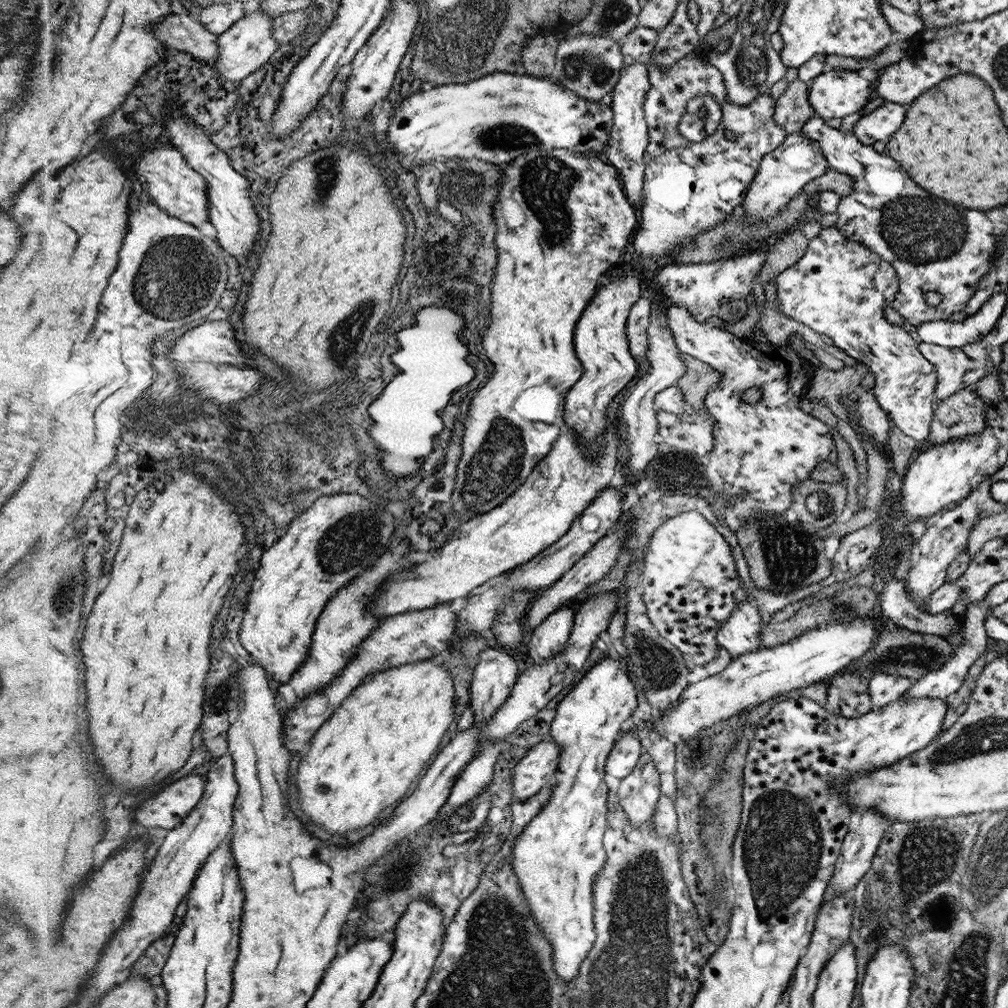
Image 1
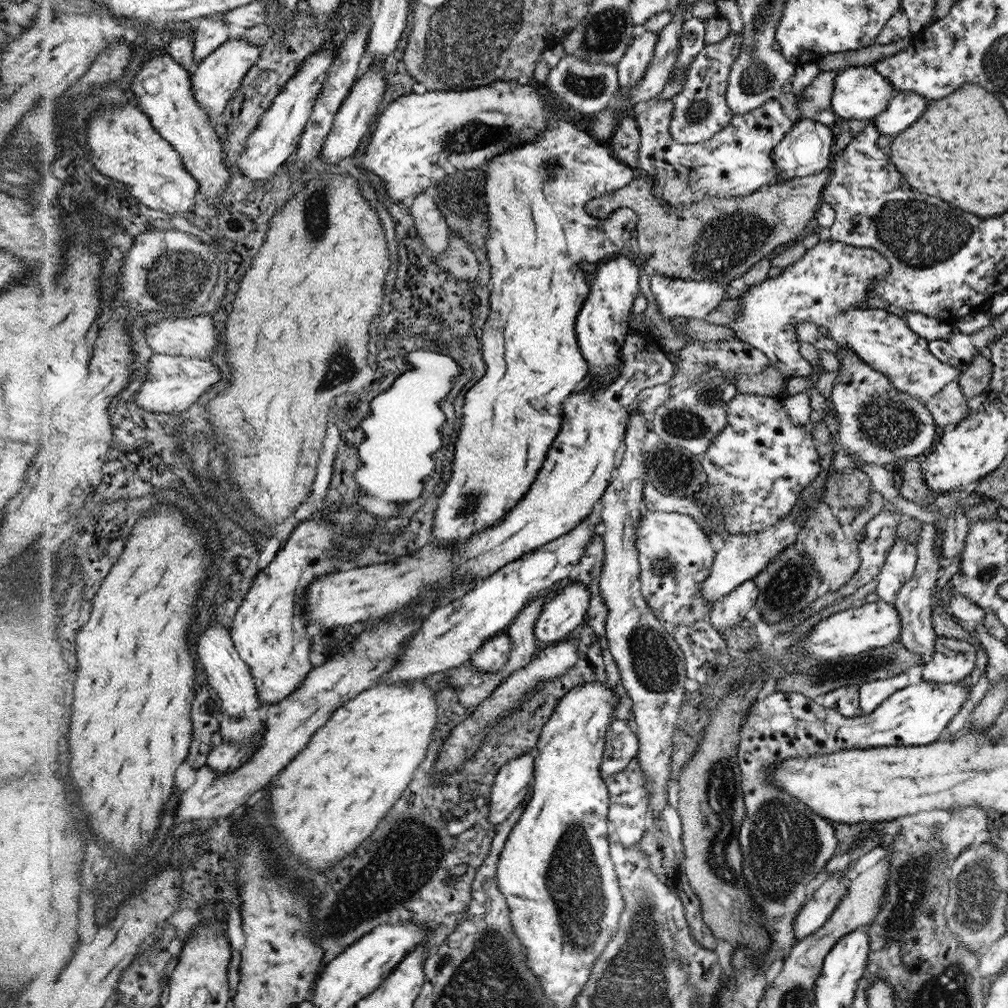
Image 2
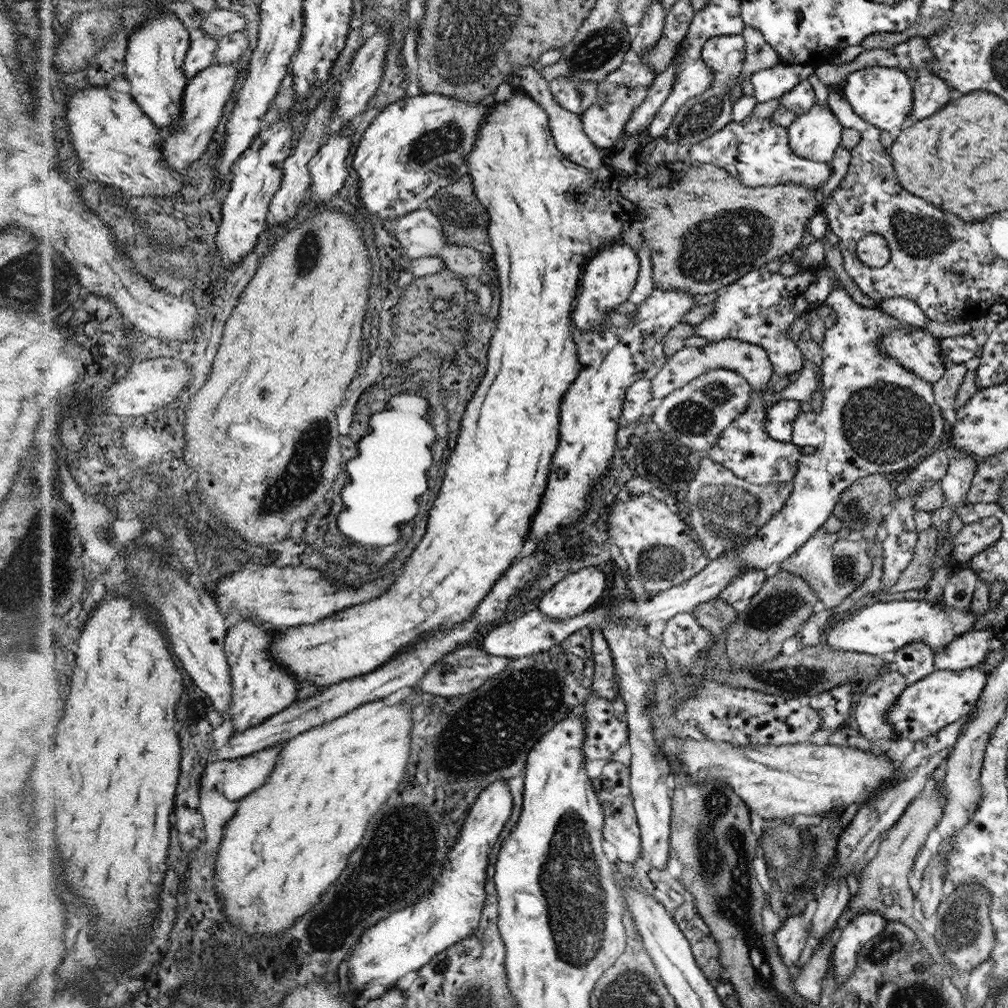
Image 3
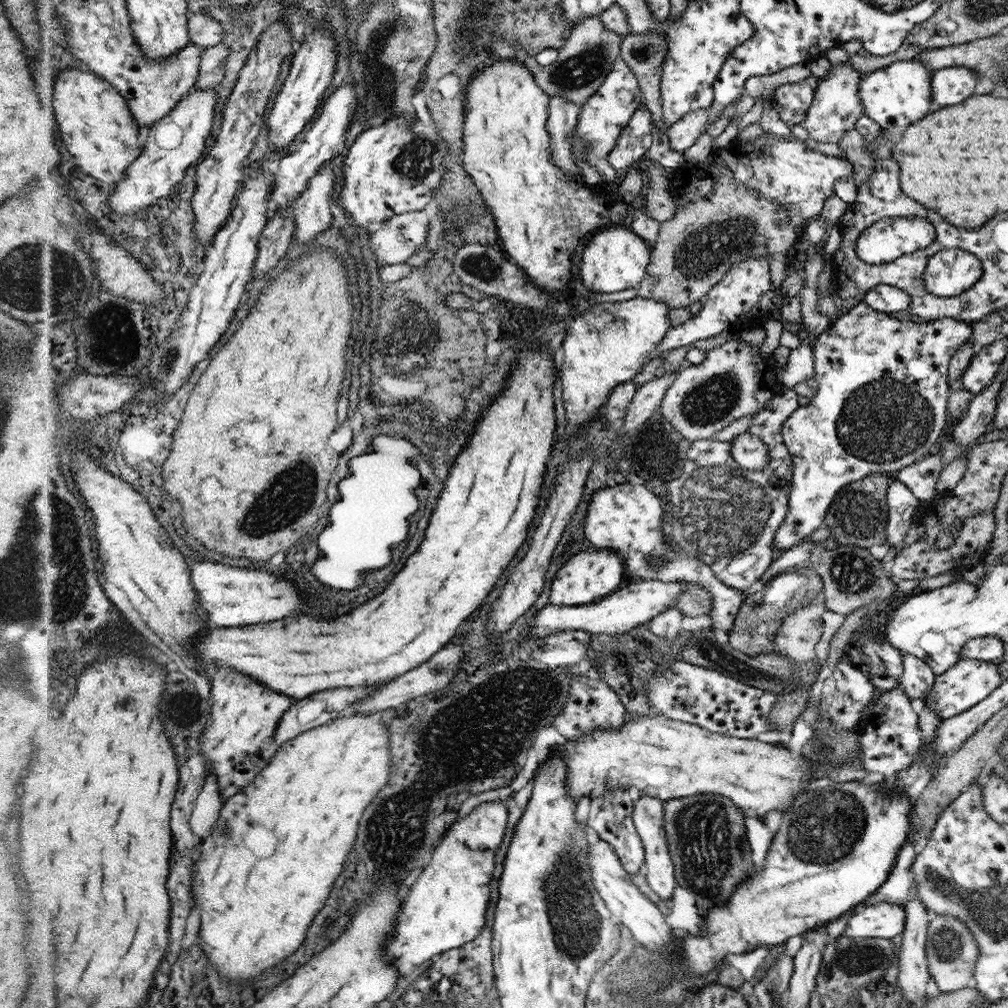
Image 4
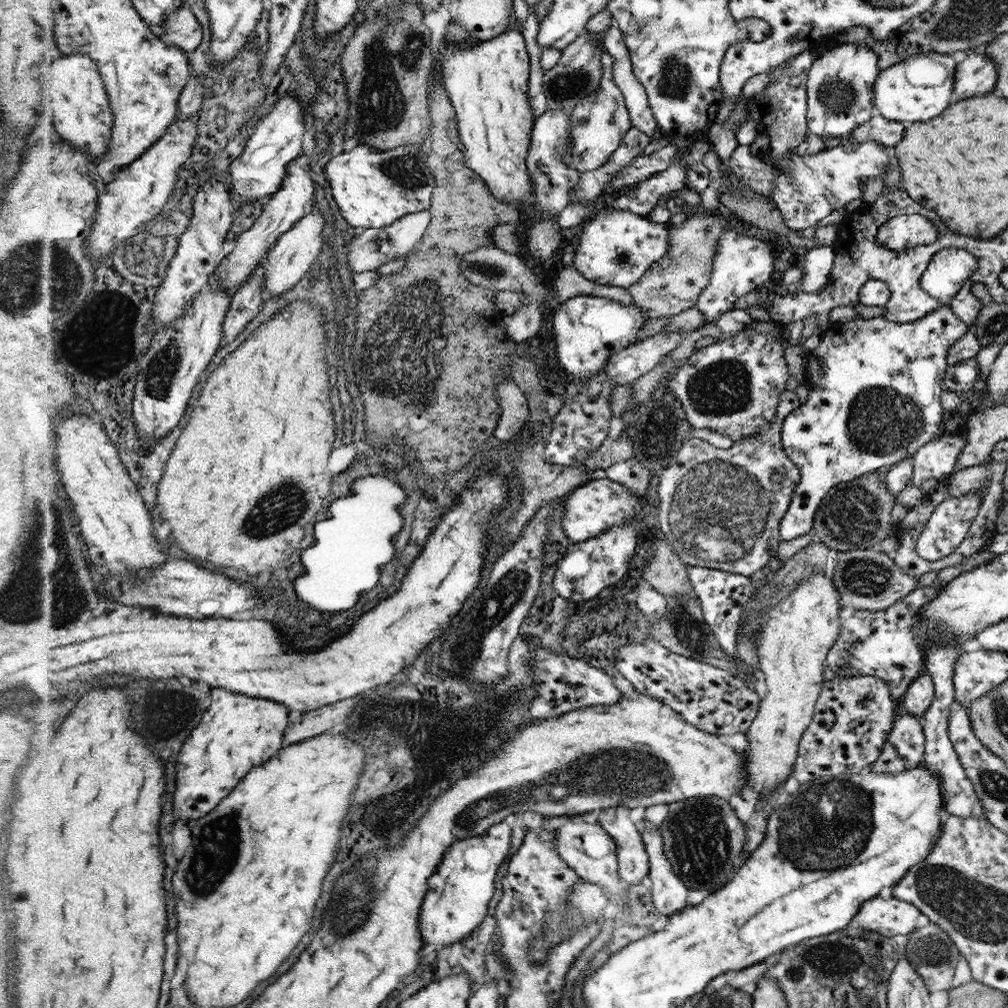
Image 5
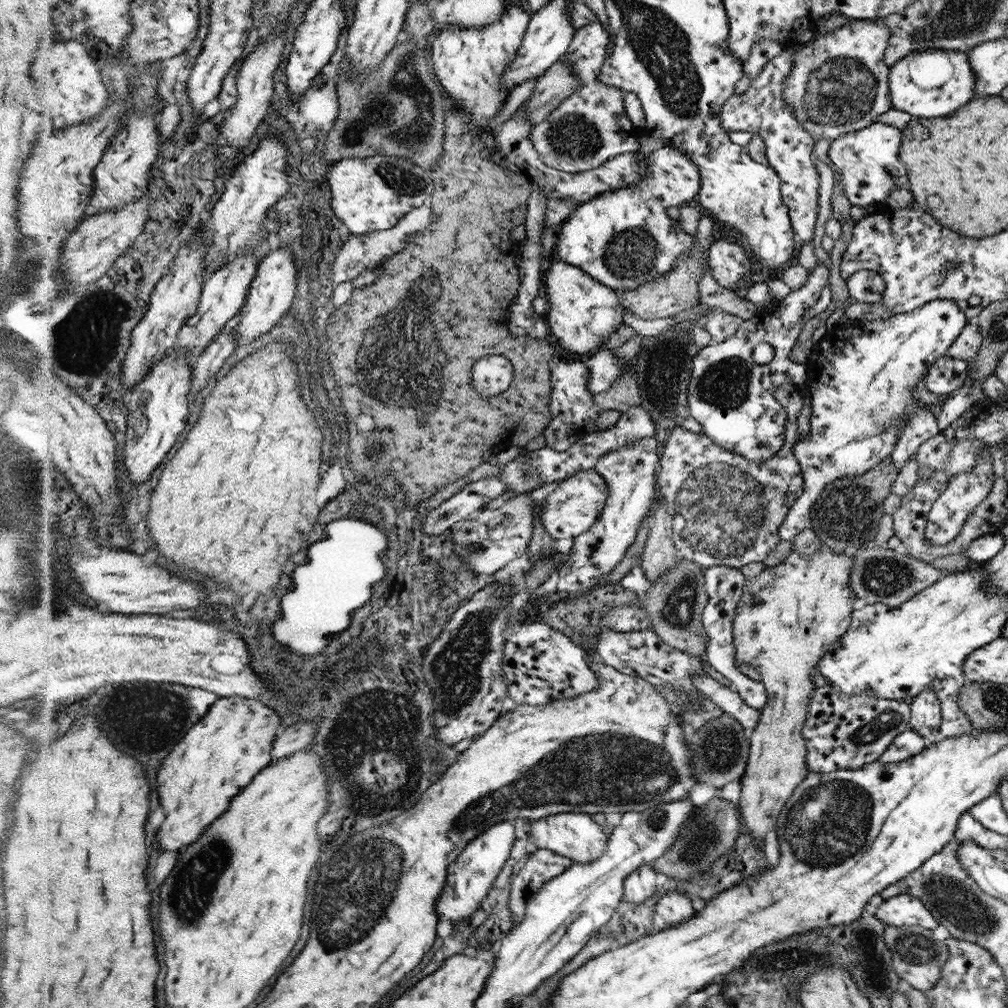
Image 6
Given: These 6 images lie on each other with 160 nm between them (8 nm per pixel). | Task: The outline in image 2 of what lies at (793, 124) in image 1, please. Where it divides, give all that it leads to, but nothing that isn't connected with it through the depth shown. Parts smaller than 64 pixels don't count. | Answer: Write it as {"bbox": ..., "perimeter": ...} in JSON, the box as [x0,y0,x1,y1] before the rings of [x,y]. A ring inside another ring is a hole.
{"bbox":[793,70,839,120],"perimeter":[[[839,70],[820,71],[813,85],[806,88],[798,98],[793,97],[794,107],[796,107],[794,120],[810,120],[818,112],[830,109],[834,80],[838,73]]]}

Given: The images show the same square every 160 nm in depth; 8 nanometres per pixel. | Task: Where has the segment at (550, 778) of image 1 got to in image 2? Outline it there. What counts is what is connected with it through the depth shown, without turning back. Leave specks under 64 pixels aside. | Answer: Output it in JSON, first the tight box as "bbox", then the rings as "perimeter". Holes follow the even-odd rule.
{"bbox":[488,753,534,827],"perimeter":[[[534,753],[524,754],[498,770],[489,798],[488,822],[497,827],[504,823],[528,799],[534,784]]]}

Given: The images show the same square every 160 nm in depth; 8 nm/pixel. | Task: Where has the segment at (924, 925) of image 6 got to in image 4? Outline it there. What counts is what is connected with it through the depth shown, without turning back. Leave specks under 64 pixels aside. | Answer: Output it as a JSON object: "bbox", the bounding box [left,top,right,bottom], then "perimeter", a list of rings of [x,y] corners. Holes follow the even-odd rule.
{"bbox":[845,902,907,938],"perimeter":[[[879,902],[859,908],[847,922],[845,932],[852,938],[894,938],[905,932],[907,915],[904,907],[892,902]]]}

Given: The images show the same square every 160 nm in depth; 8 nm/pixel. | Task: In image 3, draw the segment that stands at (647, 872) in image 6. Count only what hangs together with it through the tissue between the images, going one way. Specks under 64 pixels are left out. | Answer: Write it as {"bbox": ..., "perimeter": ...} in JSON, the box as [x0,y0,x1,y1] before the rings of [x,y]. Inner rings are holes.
{"bbox":[594,761,642,864],"perimeter":[[[611,761],[604,766],[600,777],[594,780],[594,787],[598,790],[602,810],[606,818],[605,837],[608,842],[616,846],[618,858],[623,863],[633,864],[638,857],[642,857],[640,850],[641,834],[636,820],[636,812],[631,789],[631,773],[622,762]]]}

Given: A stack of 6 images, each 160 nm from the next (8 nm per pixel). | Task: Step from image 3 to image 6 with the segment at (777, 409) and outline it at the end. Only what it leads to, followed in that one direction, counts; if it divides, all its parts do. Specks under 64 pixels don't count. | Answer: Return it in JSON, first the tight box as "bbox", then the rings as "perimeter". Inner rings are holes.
{"bbox":[658,382,802,569],"perimeter":[[[791,382],[781,384],[776,390],[777,401],[789,414],[788,428],[784,434],[781,450],[768,460],[754,462],[741,454],[714,444],[709,435],[692,433],[684,427],[670,431],[662,448],[661,469],[658,471],[660,497],[665,500],[668,514],[673,515],[673,540],[682,558],[686,558],[706,569],[712,566],[729,566],[741,569],[753,563],[762,563],[781,541],[780,528],[785,518],[802,494],[802,470],[793,450],[796,445],[794,424],[800,414],[800,396]]]}

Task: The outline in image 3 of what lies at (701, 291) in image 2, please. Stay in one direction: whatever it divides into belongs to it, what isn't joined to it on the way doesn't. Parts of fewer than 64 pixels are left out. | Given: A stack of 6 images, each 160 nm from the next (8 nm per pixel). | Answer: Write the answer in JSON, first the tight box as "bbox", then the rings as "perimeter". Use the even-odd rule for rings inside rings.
{"bbox":[528,289,698,542],"perimeter":[[[655,289],[638,306],[628,327],[600,326],[580,331],[577,354],[581,372],[561,401],[561,444],[553,454],[548,486],[528,538],[538,542],[559,530],[566,530],[566,526],[588,510],[589,494],[614,456],[625,394],[637,380],[651,380],[661,372],[668,360],[663,352],[664,337],[698,306],[698,298],[680,290]]]}

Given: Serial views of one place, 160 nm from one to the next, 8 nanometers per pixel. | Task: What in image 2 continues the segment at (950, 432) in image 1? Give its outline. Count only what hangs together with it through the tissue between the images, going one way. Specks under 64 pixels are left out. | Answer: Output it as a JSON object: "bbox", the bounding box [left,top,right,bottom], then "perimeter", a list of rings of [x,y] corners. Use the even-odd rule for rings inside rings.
{"bbox":[927,379,969,428],"perimeter":[[[958,379],[949,382],[940,393],[927,402],[934,420],[939,428],[946,428],[949,424],[961,425],[969,415],[968,399],[963,395]]]}

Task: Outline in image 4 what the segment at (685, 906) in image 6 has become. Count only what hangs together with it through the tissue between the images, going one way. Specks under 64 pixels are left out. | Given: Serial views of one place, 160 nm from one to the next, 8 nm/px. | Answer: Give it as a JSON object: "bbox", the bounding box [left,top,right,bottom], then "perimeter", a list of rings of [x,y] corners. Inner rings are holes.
{"bbox":[632,796,678,900],"perimeter":[[[640,796],[638,801],[633,805],[632,821],[639,837],[641,838],[643,847],[645,848],[645,862],[643,873],[646,882],[652,891],[655,892],[662,900],[672,898],[674,889],[678,886],[676,878],[674,878],[673,862],[669,853],[666,831],[664,828],[664,807],[663,801],[652,796]]]}

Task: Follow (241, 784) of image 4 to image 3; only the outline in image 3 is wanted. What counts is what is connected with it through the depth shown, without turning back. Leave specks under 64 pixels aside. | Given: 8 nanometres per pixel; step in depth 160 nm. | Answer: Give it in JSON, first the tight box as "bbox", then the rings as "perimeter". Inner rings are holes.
{"bbox":[226,621,301,737],"perimeter":[[[252,621],[234,622],[231,624],[231,627],[232,629],[227,638],[226,652],[228,653],[230,664],[232,665],[235,689],[234,704],[231,708],[231,712],[229,712],[229,716],[226,716],[226,718],[234,721],[233,737],[236,733],[247,731],[249,728],[256,725],[261,725],[268,721],[269,718],[290,708],[290,705],[297,700],[297,693],[300,692],[301,685],[282,663],[279,663],[273,658],[271,646],[273,646],[275,640],[277,640],[275,632],[270,632],[266,625],[259,625]]]}

